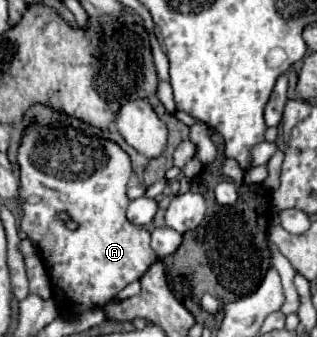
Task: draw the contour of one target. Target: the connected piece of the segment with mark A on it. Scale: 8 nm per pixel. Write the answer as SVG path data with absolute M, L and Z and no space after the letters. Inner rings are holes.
M30 123L22 131L16 161L20 167L18 201L24 211L20 229L42 253L52 285L52 297L62 317L76 319L90 309L108 305L128 283L138 281L148 271L148 267L158 261L158 255L150 247L150 231L126 219L126 207L130 203L126 191L132 177L132 163L128 153L118 143L106 137L86 135L84 131L74 127L64 129L60 125L48 127ZM58 211L66 211L72 221L78 223L78 229L70 231L62 221L58 221Z

